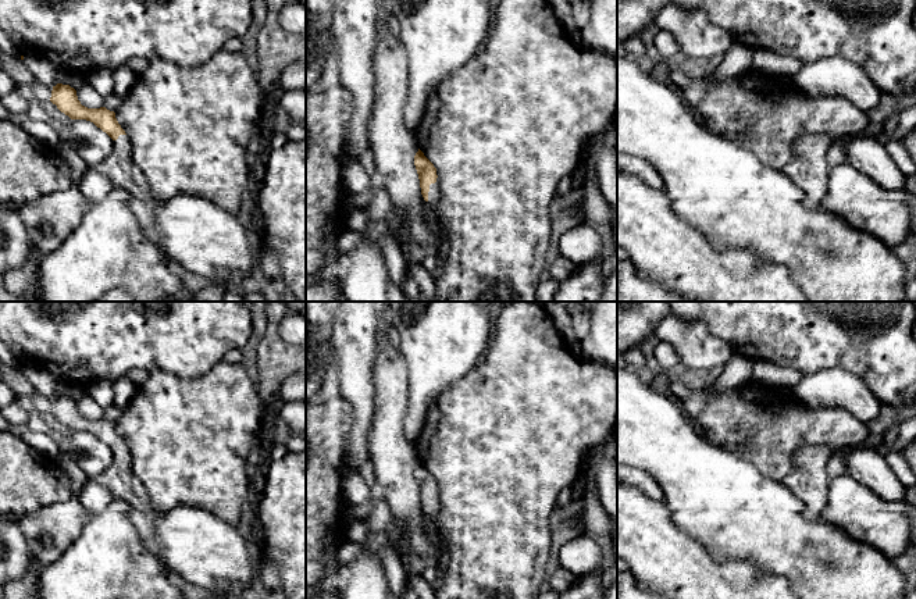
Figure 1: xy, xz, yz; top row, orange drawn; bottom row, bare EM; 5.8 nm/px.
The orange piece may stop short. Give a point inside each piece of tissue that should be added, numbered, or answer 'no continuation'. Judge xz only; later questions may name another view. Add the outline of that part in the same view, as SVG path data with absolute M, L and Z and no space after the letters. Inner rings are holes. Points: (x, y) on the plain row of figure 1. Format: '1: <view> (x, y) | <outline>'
1: xz (434, 502) | M438 489L435 495L430 496L428 514L435 514L439 509Z

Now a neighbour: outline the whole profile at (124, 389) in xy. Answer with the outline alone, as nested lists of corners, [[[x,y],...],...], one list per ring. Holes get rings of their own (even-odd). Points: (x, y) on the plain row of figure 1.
[[[121,377],[114,382],[114,404],[124,410],[131,399],[135,396],[138,386],[128,379]]]

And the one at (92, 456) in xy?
[[[72,431],[65,442],[65,453],[72,457],[88,478],[97,477],[113,460],[113,450],[86,431]]]

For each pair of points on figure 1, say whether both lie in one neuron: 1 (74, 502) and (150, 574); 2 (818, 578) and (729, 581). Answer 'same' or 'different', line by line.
1: different
2: different

